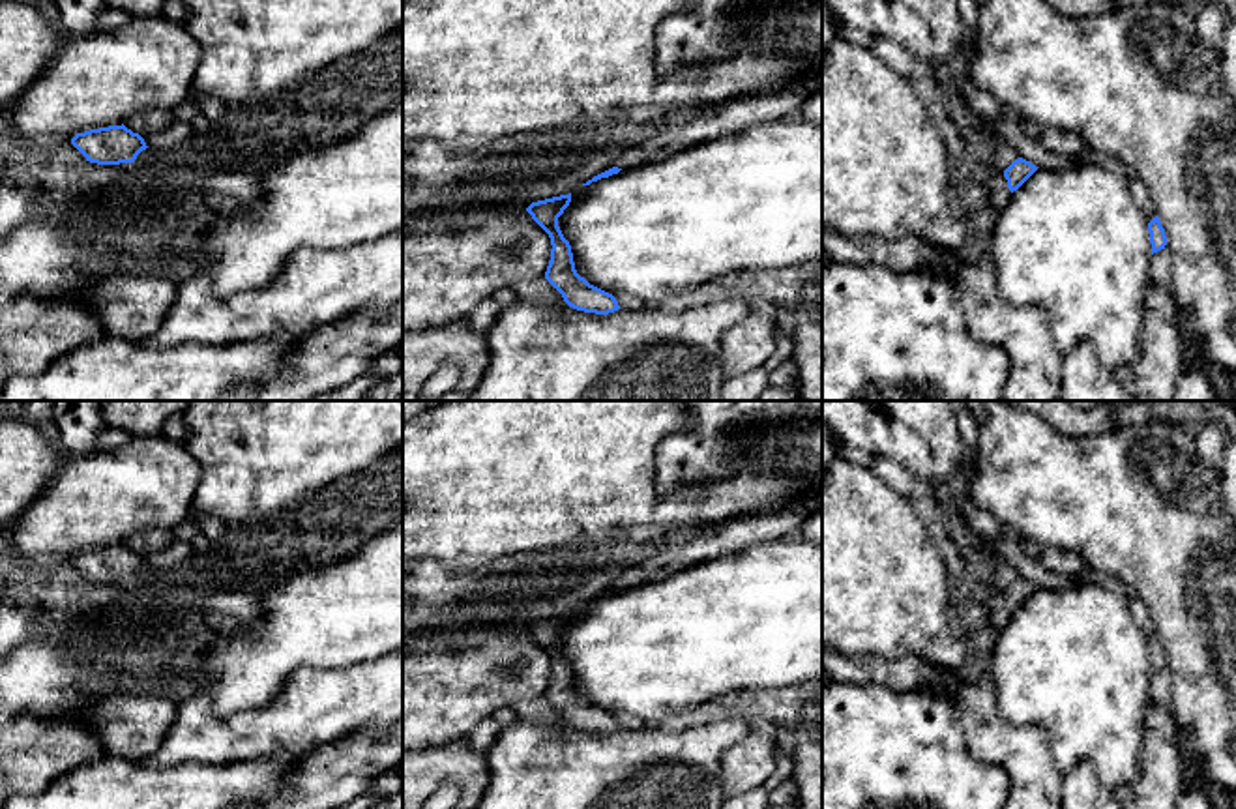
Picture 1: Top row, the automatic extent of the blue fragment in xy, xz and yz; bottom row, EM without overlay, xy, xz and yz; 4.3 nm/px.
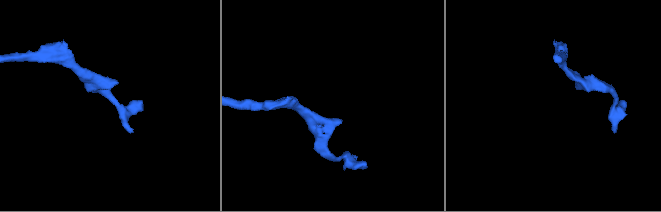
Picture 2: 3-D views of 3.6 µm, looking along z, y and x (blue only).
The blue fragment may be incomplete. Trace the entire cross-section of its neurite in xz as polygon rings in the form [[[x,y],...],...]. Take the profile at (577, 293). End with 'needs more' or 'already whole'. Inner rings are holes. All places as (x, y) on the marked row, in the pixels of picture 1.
[[[560,195],[532,202],[526,212],[551,238],[551,260],[545,279],[562,294],[564,302],[584,313],[609,315],[620,309],[616,298],[581,277],[575,270],[569,242],[564,238],[558,217],[571,202],[569,195]]]; already whole

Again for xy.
[[[124,124],[77,133],[71,144],[86,161],[97,165],[133,163],[148,148],[144,139]]]; already whole

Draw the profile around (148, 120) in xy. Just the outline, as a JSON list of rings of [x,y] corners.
[[[146,109],[125,120],[125,127],[139,135],[148,135],[167,127],[176,120],[176,114],[165,109]]]

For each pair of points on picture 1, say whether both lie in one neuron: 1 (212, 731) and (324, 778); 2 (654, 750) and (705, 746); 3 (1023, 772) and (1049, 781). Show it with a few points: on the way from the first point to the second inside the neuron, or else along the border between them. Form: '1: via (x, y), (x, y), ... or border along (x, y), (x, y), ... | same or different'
1: border along (341, 736), (313, 748), (302, 757) | different
2: via (667, 750), (691, 750) | same
3: via (1029, 772), (1044, 781) | same

